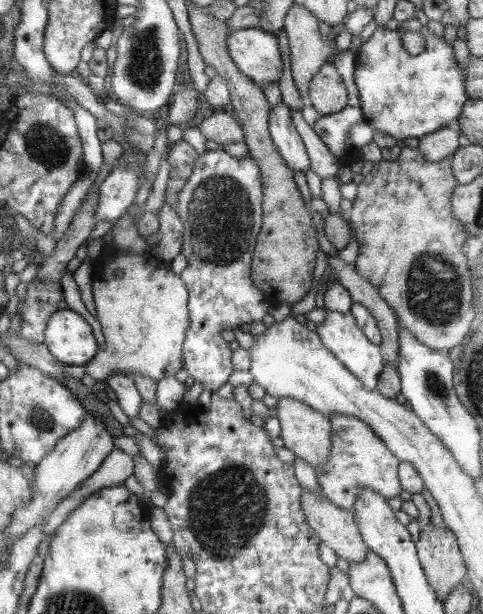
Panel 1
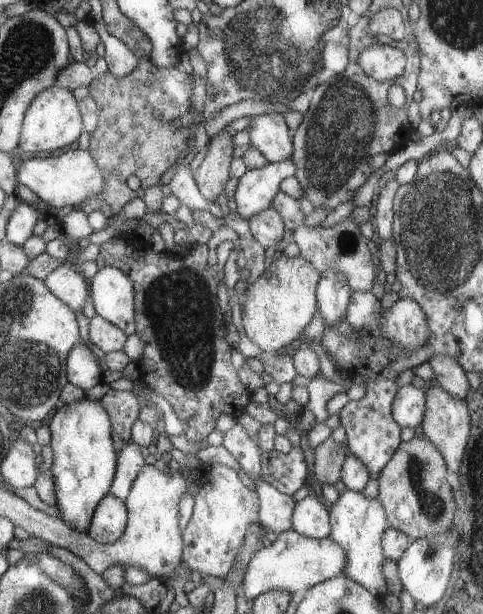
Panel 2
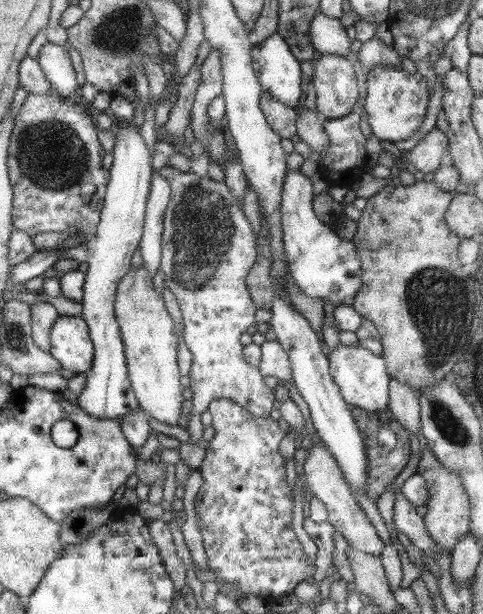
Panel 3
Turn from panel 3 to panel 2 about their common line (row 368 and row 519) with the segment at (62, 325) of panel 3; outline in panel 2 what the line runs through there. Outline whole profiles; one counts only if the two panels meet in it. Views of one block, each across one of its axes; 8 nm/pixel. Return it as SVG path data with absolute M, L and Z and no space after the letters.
M84 400L60 406L48 422L52 431L54 462L51 472L56 488L56 505L64 522L76 531L86 532L97 505L110 490L117 466L118 452L113 444L112 418L101 400Z

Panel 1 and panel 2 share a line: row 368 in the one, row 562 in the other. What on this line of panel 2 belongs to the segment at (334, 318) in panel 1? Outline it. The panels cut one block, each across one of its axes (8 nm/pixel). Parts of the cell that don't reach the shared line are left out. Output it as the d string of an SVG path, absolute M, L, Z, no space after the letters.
M347 488L329 509L329 521L332 522L329 538L346 552L346 571L343 575L364 585L374 596L384 597L387 586L384 574L380 574L380 564L384 562L384 535L390 528L384 506L377 498L370 499L364 492Z

